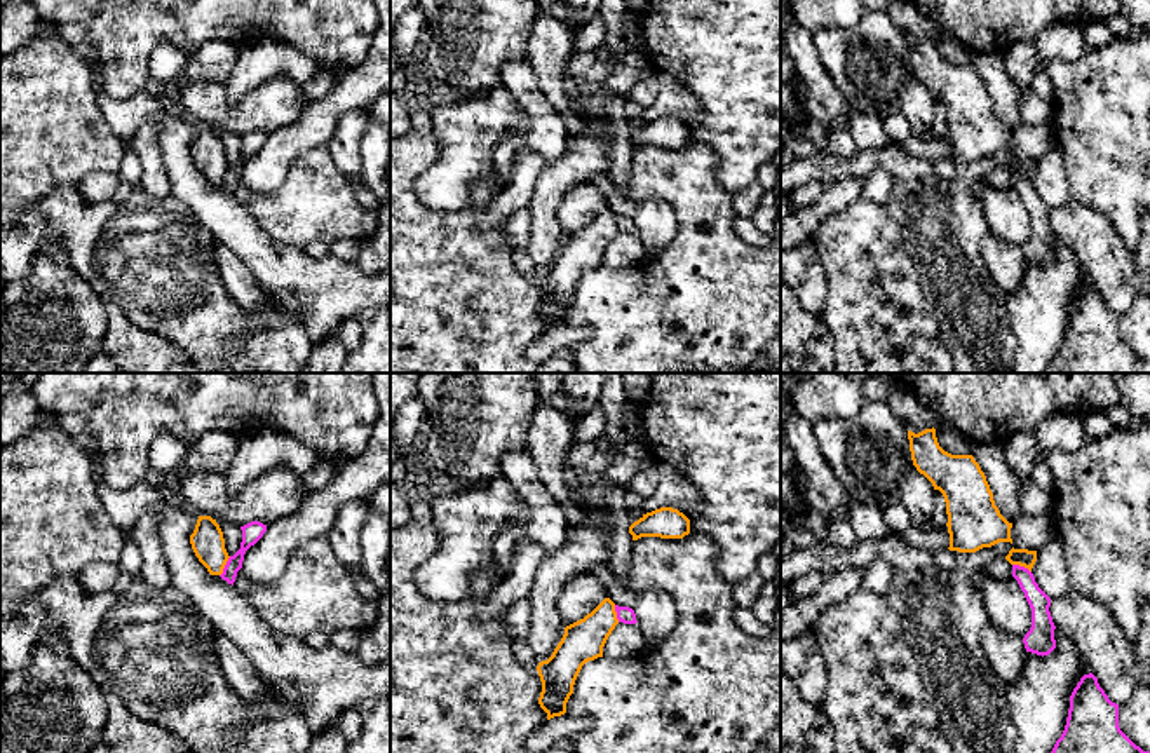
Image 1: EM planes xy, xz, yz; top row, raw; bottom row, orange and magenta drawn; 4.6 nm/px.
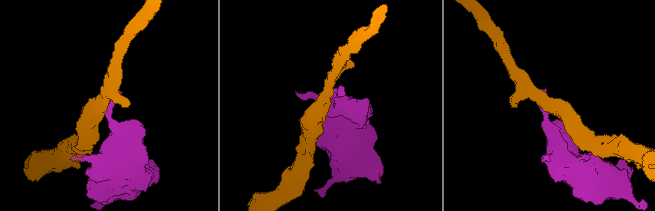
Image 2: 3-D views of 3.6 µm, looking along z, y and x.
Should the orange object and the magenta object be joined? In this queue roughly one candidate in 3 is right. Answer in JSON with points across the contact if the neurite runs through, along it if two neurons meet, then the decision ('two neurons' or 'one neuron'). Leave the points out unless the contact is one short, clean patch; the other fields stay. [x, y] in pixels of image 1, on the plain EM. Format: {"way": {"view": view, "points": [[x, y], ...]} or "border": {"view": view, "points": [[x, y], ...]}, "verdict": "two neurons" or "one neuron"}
{"border": {"view": "xy", "points": [[230, 166], [220, 185]]}, "verdict": "two neurons"}

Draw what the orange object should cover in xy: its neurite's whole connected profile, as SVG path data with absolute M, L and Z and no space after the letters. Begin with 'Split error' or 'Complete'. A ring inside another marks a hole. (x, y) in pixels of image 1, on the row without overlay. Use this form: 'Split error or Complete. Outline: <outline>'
Complete. Outline: M199 126L190 153L199 171L211 185L221 185L228 171L220 134L211 126Z

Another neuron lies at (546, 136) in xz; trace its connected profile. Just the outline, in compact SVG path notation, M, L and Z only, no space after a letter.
M528 59L505 61L500 68L500 85L505 87L518 106L528 113L528 132L519 138L504 138L493 152L493 164L502 178L511 178L514 153L530 148L533 157L554 160L565 153L568 132L559 113L537 84Z

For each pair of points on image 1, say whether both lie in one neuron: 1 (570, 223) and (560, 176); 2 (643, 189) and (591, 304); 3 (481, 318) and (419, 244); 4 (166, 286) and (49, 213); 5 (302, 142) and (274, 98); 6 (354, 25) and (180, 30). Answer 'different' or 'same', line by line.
1: different
2: same
3: same
4: same
5: different
6: same

